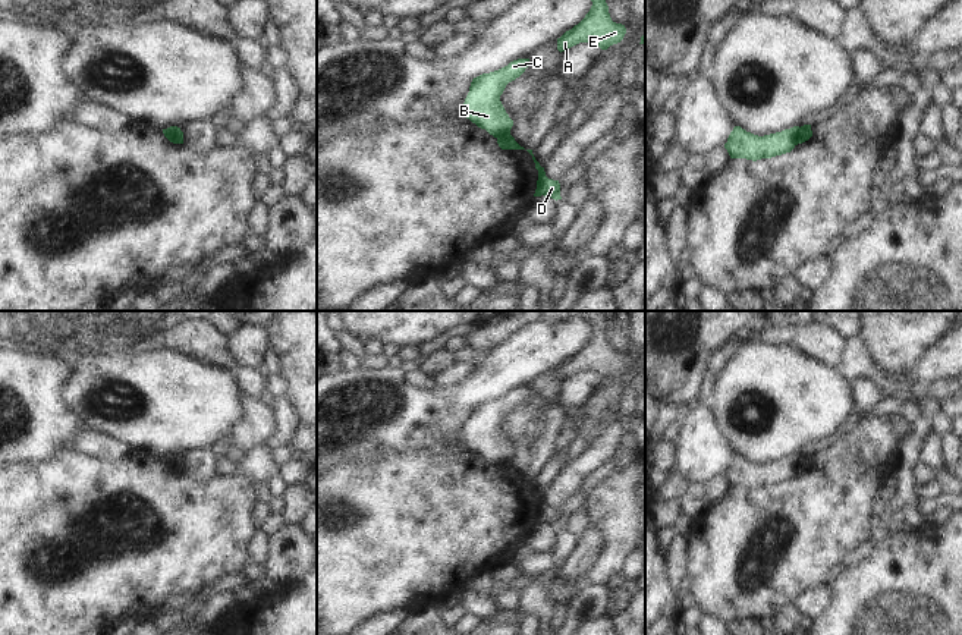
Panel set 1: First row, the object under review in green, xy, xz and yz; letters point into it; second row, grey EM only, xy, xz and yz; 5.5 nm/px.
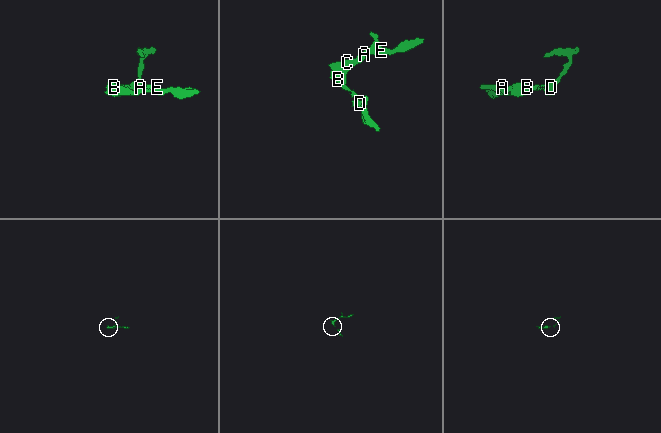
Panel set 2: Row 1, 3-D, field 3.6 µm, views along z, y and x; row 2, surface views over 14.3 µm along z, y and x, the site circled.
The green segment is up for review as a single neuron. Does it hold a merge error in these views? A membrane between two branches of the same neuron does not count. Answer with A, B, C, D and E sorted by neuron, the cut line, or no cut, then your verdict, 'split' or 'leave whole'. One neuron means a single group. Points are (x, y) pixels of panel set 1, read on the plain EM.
A B C E / D; cut in yz along (801, 456), (795, 472); split

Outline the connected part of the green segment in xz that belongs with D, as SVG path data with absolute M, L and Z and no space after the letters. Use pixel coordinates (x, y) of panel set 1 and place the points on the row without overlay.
M526 478L535 491L535 497L538 499L538 509L537 509L537 518L534 525L550 525L553 528L562 528L560 525L560 512L559 509L548 507L546 504L544 496L540 494L540 491L535 488L532 478Z

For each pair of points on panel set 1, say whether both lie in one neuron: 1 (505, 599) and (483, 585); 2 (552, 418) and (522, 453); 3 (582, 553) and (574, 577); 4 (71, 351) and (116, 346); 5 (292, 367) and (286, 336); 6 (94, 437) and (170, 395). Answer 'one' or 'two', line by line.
1: one
2: one
3: one
4: one
5: one
6: two

